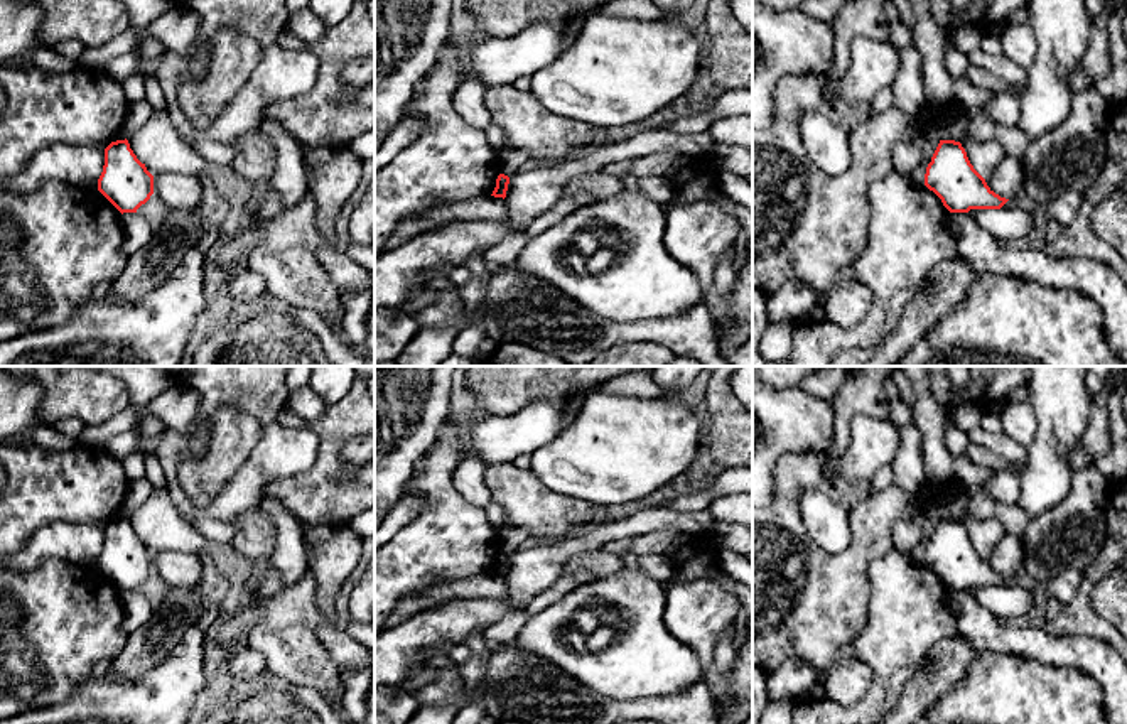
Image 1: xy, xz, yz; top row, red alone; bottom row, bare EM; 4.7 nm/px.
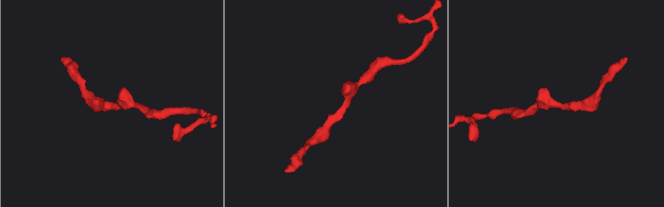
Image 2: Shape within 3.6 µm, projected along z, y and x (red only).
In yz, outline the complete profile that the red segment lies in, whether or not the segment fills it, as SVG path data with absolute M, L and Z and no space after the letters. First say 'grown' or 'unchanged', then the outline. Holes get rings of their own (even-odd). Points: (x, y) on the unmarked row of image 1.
unchanged | M940 518L926 545L925 564L950 591L1000 587L1009 577L995 572L970 542L965 527L955 518Z

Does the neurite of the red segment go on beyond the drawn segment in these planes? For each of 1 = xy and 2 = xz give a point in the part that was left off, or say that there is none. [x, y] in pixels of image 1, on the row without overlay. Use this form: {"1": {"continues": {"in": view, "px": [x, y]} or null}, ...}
{"1": {"continues": null}, "2": {"continues": null}}

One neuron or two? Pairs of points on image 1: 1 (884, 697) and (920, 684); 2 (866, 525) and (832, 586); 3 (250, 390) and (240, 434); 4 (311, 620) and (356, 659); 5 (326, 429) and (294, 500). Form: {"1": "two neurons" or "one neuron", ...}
{"1": "two neurons", "2": "one neuron", "3": "two neurons", "4": "two neurons", "5": "one neuron"}

